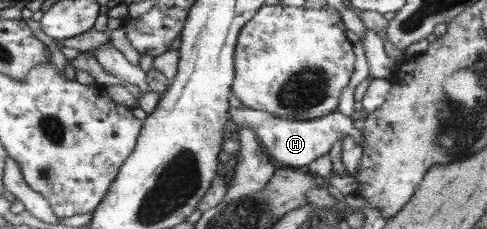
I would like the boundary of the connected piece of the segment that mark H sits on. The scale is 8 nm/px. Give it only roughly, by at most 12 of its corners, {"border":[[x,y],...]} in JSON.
{"border":[[231,106],[280,167],[309,165],[341,137],[362,145],[356,118],[281,119]]}

